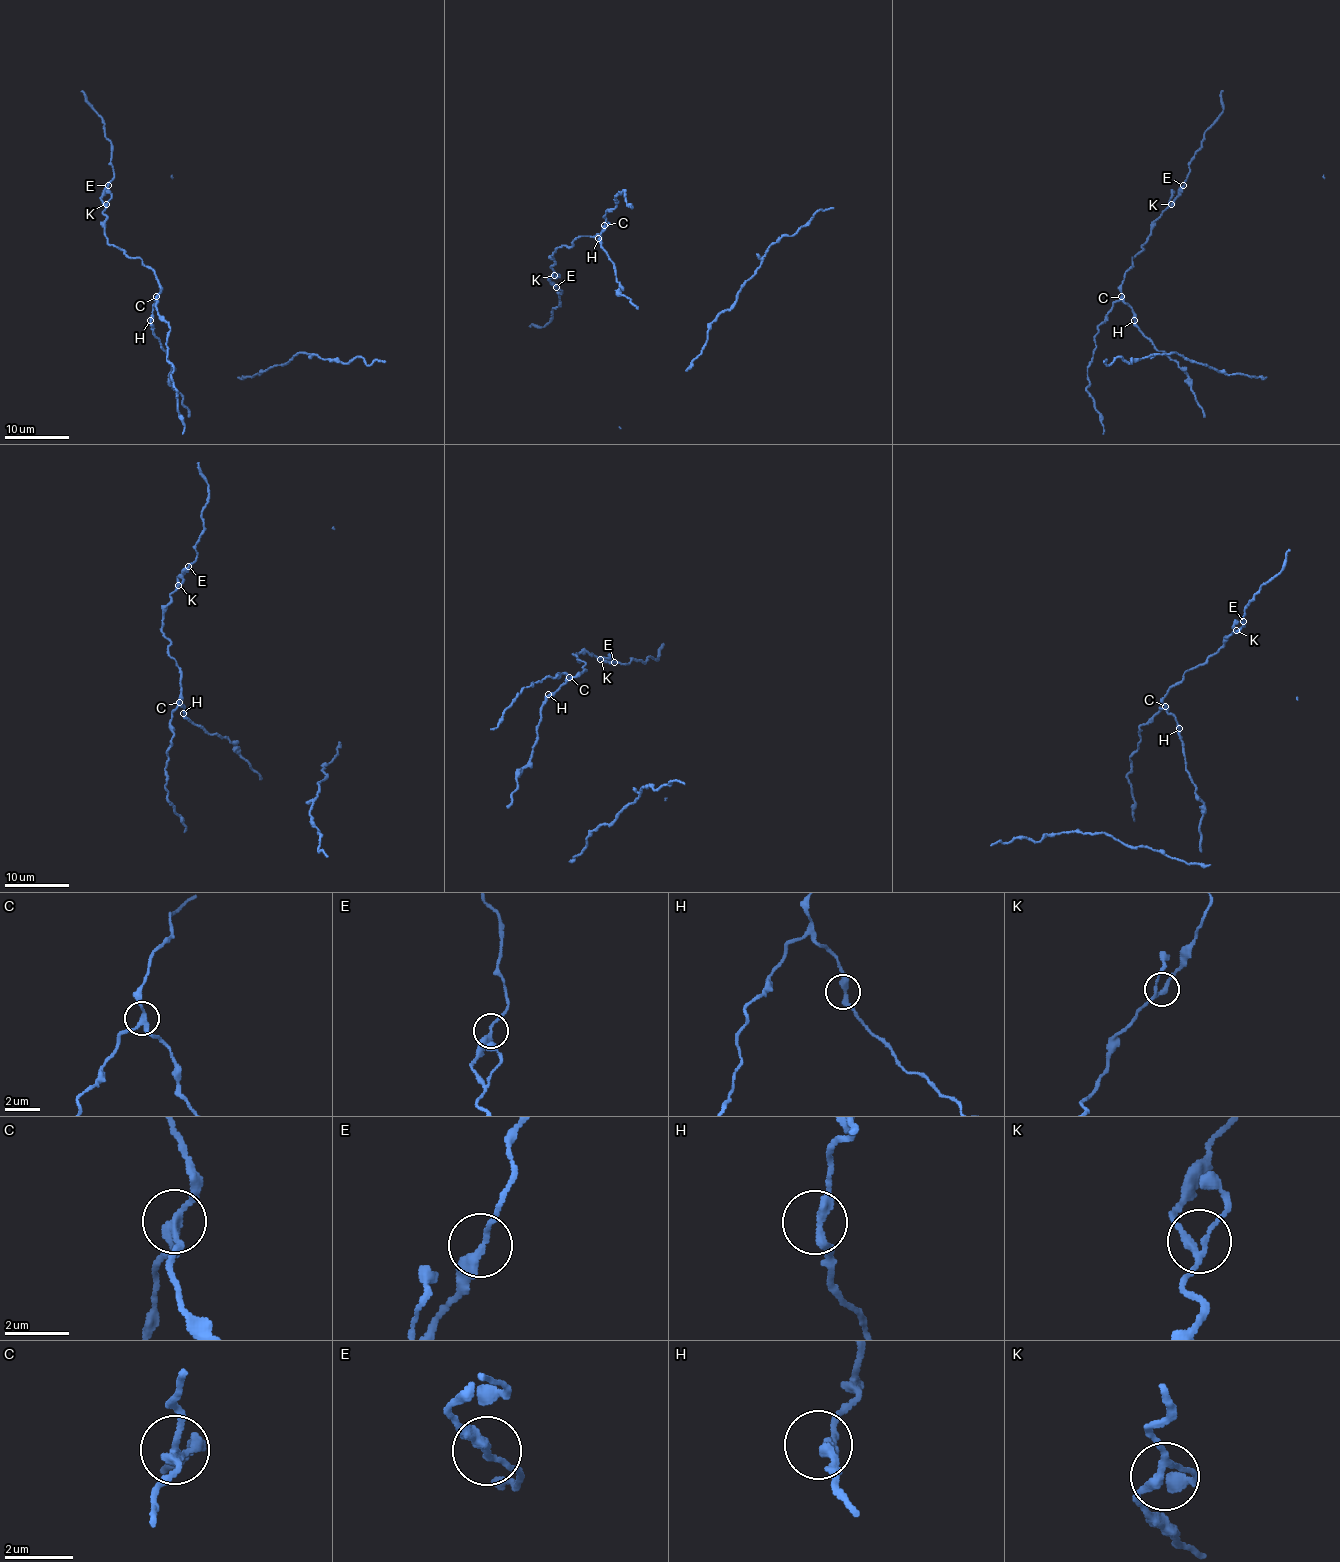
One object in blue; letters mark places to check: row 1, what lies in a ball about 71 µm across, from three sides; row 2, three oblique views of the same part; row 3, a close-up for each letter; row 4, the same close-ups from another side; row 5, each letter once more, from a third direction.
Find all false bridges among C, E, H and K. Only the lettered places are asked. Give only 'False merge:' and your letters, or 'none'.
False merge: C

